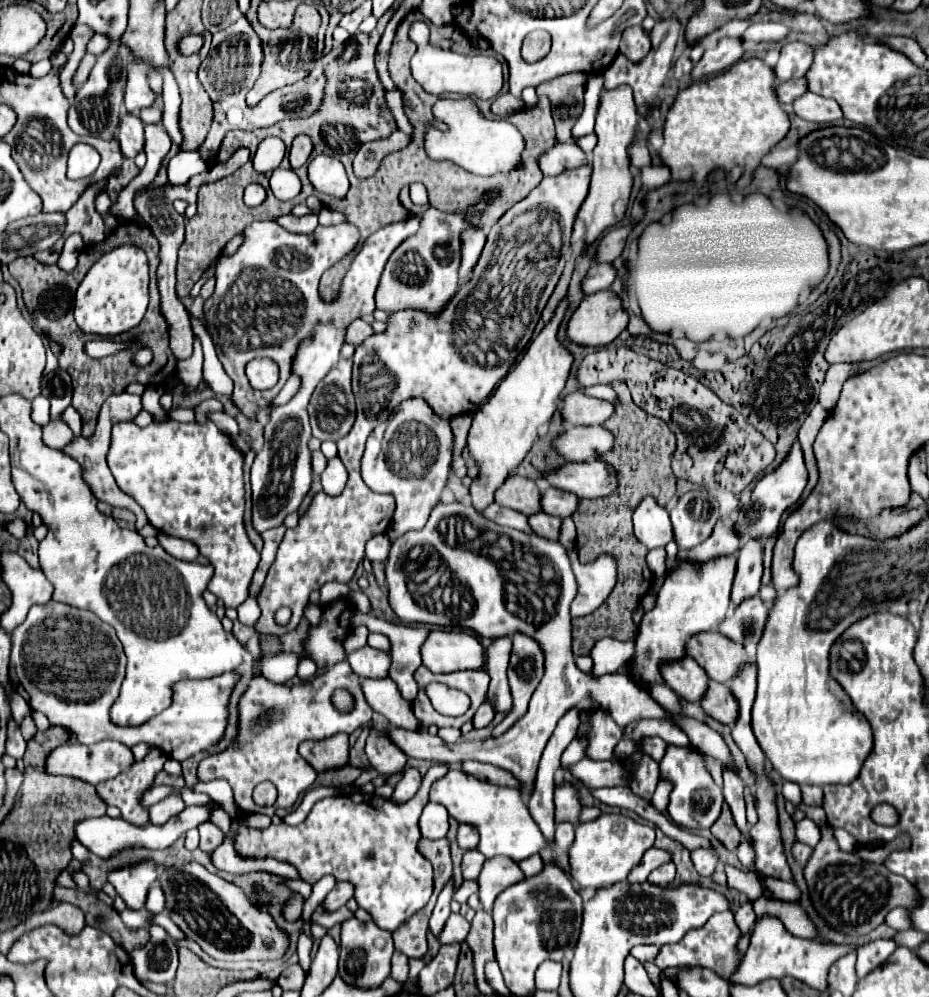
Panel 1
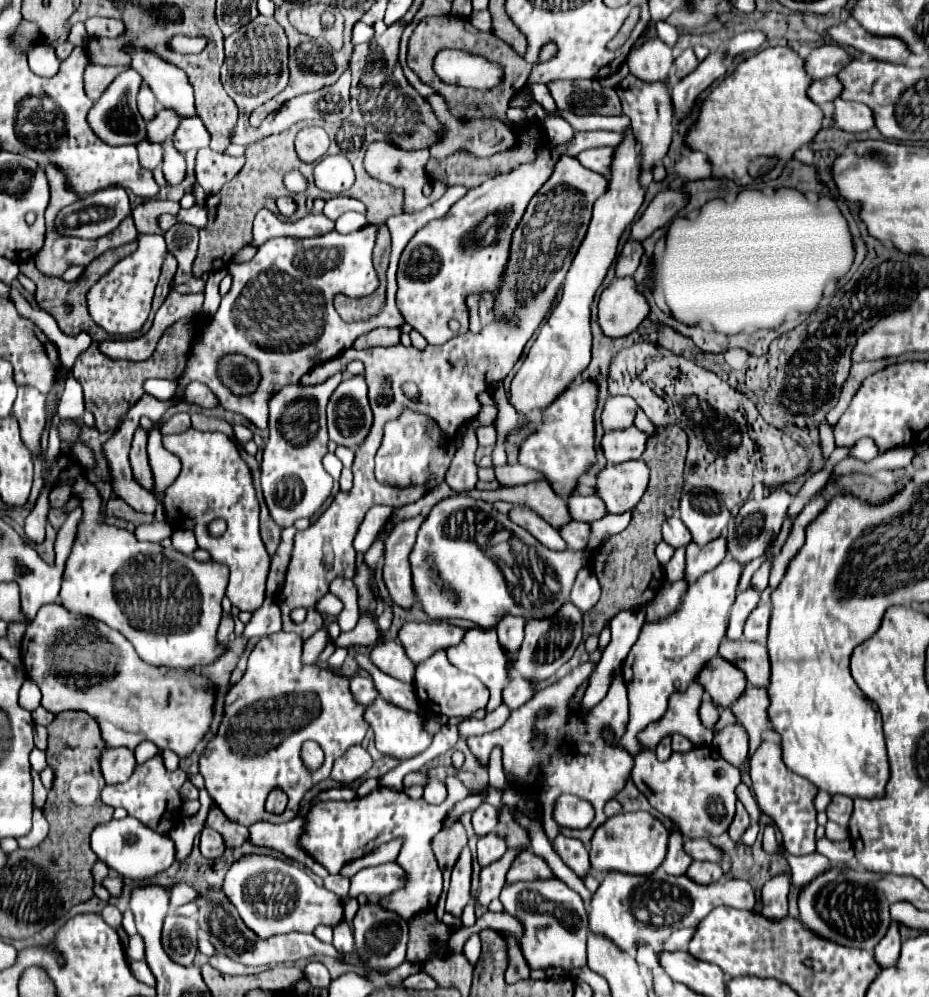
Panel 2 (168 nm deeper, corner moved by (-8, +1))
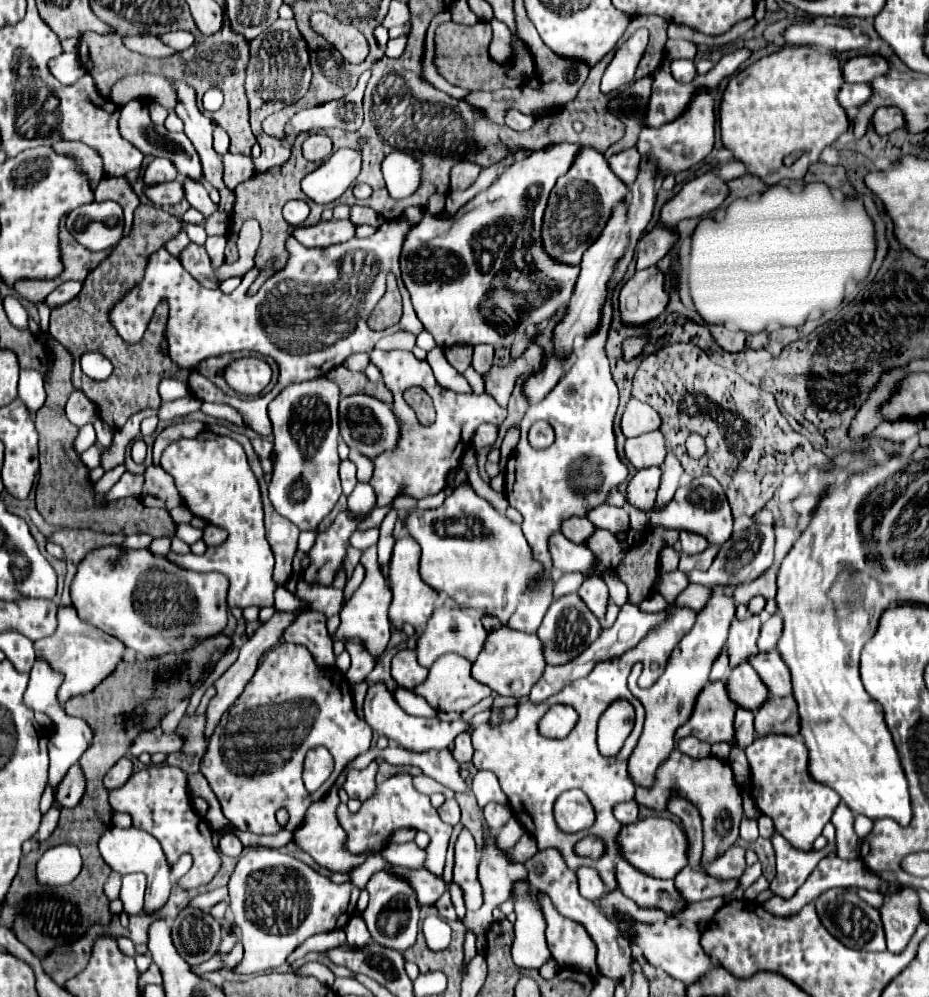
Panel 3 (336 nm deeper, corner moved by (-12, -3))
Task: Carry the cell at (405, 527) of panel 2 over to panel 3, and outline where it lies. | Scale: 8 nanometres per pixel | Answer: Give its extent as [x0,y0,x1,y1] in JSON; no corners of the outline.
[388,533,438,631]

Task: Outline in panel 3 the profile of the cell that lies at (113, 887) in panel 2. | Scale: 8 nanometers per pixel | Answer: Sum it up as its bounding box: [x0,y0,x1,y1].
[120,873,146,915]

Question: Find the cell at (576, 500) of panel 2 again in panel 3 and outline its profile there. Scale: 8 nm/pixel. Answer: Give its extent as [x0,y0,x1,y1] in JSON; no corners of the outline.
[588,505,630,533]

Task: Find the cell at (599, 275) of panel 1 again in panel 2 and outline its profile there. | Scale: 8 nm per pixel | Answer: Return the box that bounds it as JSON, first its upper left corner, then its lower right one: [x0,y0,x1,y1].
[616,241,642,277]

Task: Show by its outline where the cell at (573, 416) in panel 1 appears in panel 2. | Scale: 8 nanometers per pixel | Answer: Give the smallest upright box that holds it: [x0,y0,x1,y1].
[602,397,636,429]

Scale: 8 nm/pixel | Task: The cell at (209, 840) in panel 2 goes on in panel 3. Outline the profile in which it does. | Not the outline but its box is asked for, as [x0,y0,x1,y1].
[220,835,242,857]

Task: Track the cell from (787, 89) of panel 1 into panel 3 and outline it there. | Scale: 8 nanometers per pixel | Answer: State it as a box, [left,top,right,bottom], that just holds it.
[838,83,872,119]

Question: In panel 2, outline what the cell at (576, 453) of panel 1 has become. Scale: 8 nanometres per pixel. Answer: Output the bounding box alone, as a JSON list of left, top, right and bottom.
[600,427,646,463]

